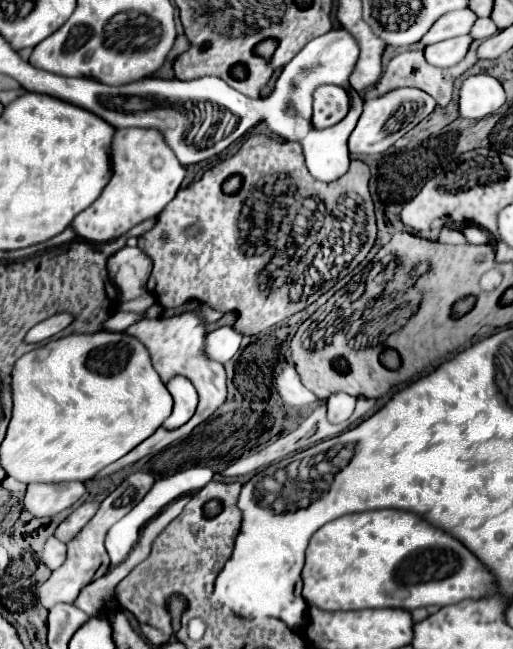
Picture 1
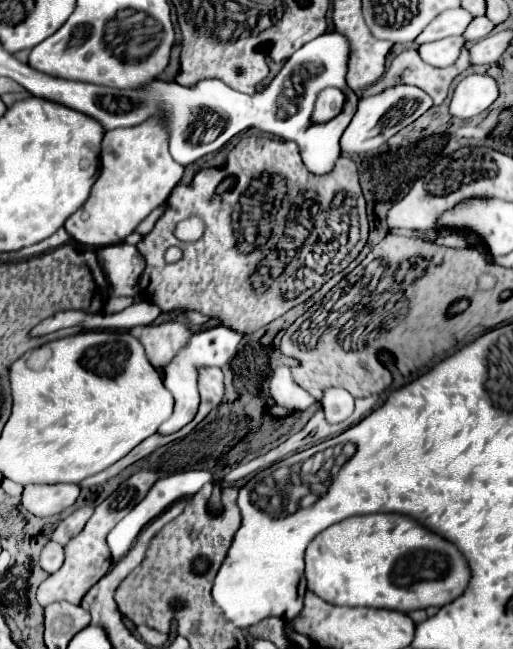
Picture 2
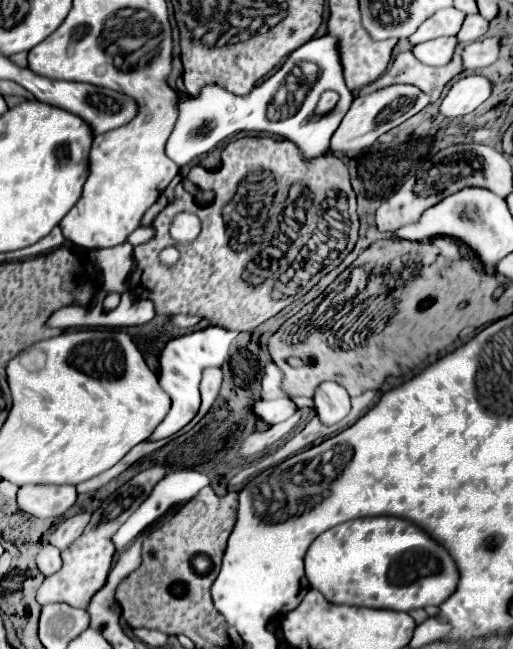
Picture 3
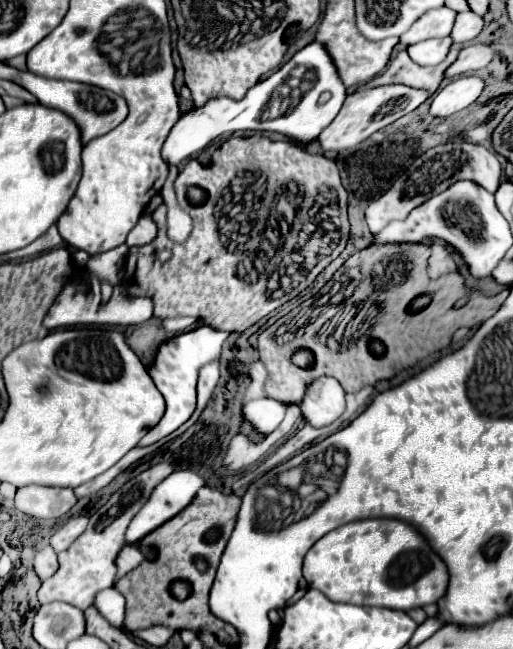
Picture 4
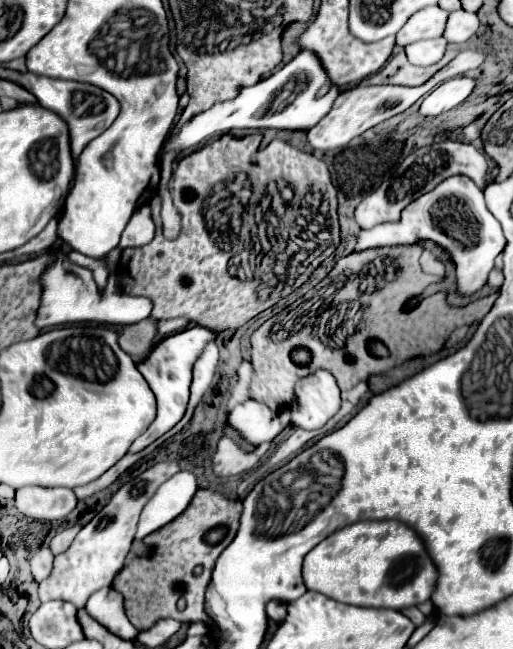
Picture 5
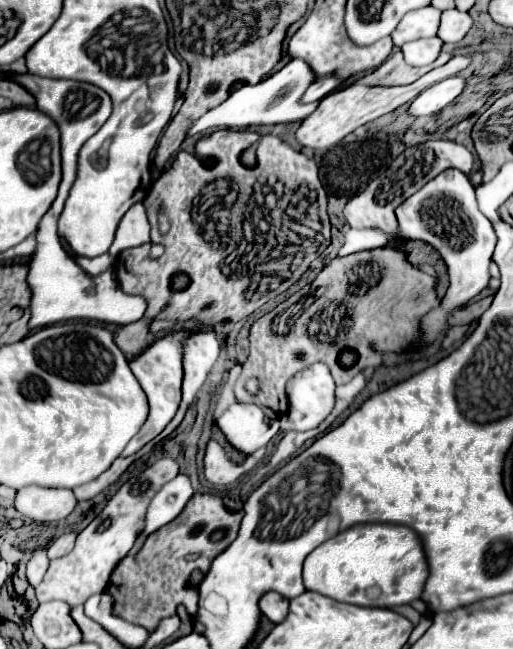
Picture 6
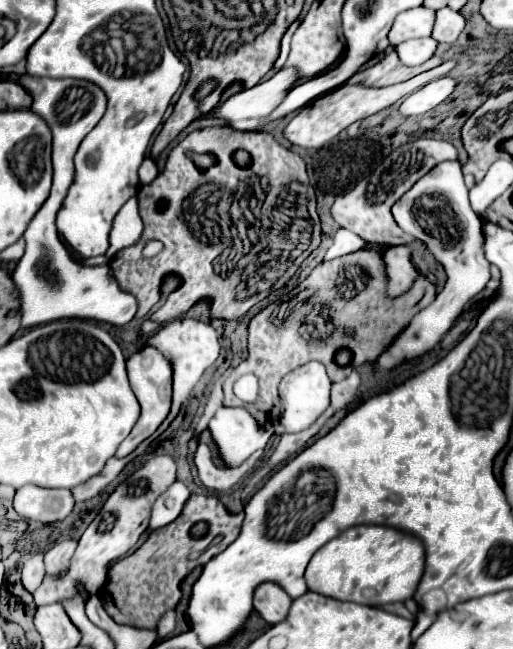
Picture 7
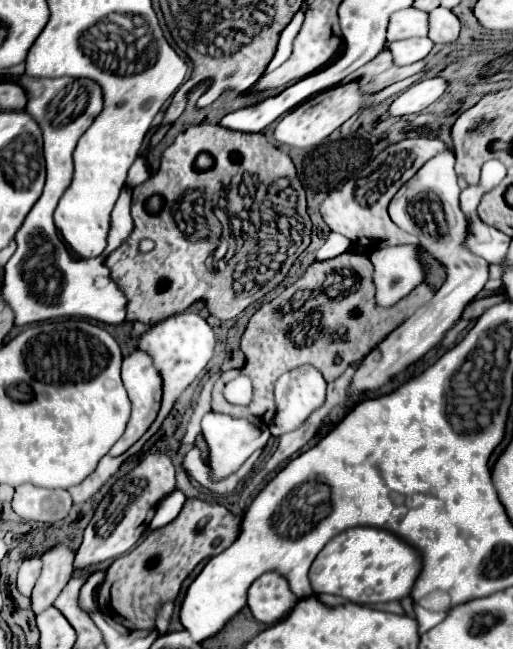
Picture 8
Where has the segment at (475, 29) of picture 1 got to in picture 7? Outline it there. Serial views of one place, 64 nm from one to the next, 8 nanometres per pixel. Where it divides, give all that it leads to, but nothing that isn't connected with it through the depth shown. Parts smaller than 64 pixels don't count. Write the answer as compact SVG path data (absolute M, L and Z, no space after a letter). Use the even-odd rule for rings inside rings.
M440 8L436 12L436 24L434 24L432 38L438 42L454 44L458 36L462 34L464 26L466 26L466 18L460 12L454 12L450 8Z

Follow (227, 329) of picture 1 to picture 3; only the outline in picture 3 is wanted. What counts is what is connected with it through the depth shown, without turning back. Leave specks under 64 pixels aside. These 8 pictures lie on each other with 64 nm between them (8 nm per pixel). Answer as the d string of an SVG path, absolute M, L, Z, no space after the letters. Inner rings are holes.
M208 326L206 330L198 330L186 336L178 336L172 340L166 350L160 356L160 386L170 394L172 398L172 408L168 416L162 420L162 424L152 432L150 440L160 440L176 434L180 428L184 428L198 412L200 408L200 392L198 392L198 382L200 382L200 372L208 366L222 366L230 358L230 346L236 340L238 332L230 332L220 326Z

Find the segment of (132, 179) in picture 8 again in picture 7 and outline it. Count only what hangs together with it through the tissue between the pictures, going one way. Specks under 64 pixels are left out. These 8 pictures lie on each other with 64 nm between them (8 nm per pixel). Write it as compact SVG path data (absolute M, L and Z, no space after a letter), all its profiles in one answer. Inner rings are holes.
M146 157L138 170L140 183L142 185L149 184L158 176L158 174L159 171L154 160L150 157Z

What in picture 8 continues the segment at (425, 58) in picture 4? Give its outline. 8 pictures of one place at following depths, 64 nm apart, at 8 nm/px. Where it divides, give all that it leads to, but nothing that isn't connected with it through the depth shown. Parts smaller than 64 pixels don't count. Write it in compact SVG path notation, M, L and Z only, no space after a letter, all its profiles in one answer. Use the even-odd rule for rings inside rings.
M408 38L408 40L398 40L390 44L390 52L394 56L394 64L398 66L408 66L418 60L424 60L434 42L430 38Z

